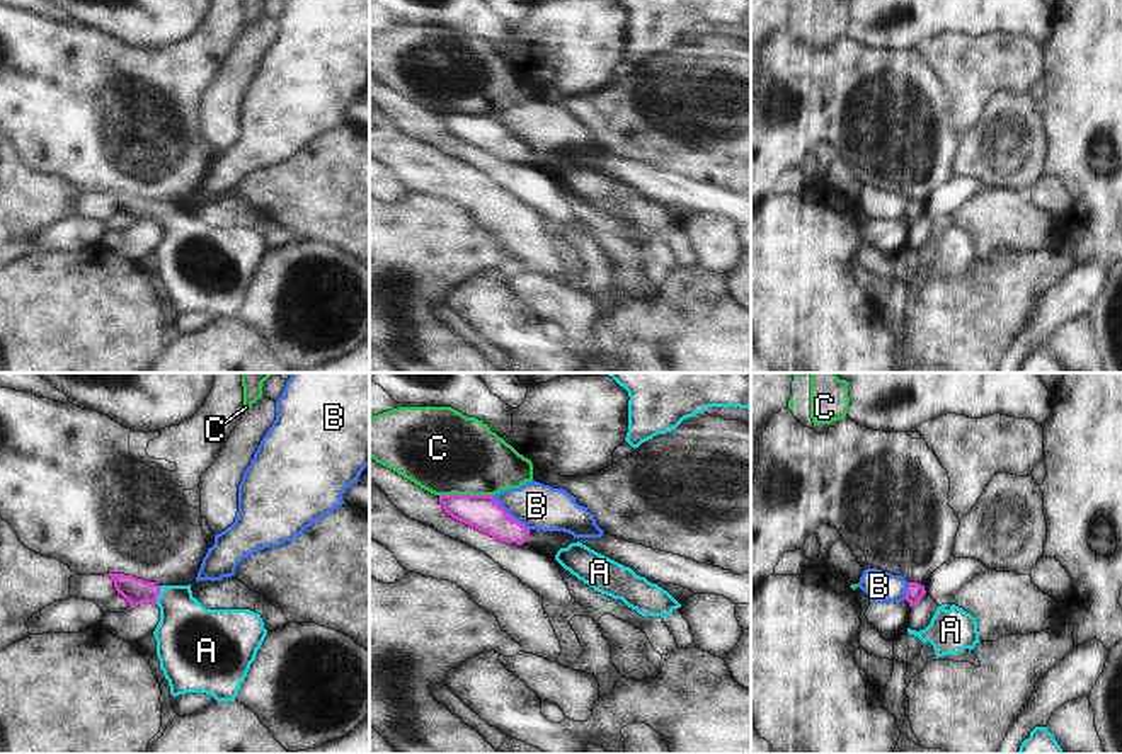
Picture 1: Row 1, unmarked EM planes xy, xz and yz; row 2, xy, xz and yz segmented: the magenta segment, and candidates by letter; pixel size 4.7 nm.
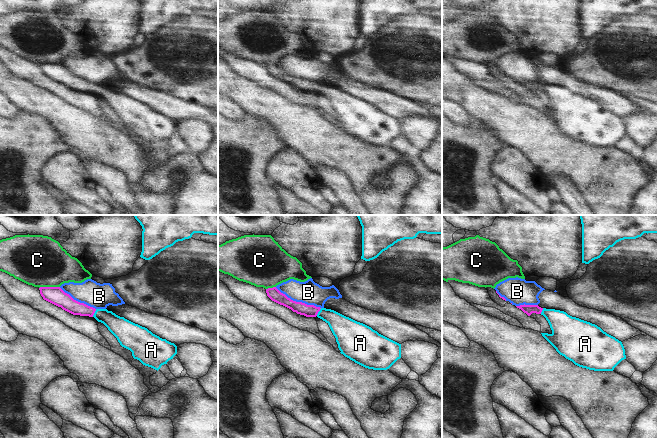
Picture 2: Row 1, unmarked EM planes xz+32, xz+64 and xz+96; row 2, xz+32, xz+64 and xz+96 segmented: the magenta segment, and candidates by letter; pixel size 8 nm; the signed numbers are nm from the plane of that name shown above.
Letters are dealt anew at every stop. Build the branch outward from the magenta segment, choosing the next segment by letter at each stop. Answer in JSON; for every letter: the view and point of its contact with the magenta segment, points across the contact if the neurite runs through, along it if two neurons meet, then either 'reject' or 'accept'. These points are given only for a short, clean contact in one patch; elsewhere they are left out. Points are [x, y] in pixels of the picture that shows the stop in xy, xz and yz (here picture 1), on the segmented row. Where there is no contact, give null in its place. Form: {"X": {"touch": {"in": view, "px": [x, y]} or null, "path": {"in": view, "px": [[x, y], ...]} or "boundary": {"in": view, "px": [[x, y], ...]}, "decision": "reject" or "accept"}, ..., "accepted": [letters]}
{"A": {"touch": {"in": "xy", "px": [159, 593]}, "path": {"in": "xy", "px": [[135, 591], [159, 593], [183, 616], [188, 635]]}, "decision": "accept"}, "B": {"touch": {"in": "xz", "px": [508, 514]}, "boundary": {"in": "xz", "px": [[491, 496], [528, 530]]}, "decision": "reject"}, "C": {"touch": {"in": "xz", "px": [465, 496]}, "decision": "reject"}, "accepted": ["A"]}

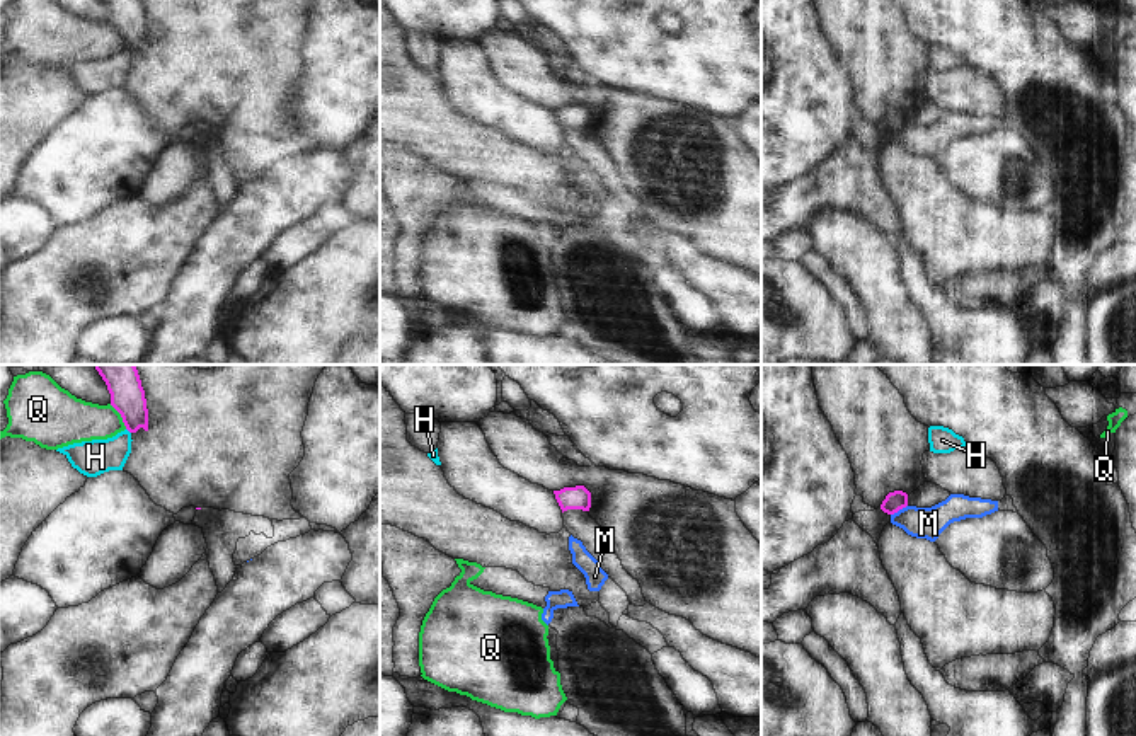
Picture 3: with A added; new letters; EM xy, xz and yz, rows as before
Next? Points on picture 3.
{"H": {"touch": {"in": "xy", "px": [128, 430]}, "decision": "reject"}, "M": {"touch": {"in": "yz", "px": [898, 510]}, "boundary": {"in": "yz", "px": [[906, 505], [891, 515]]}, "decision": "reject"}, "Q": {"touch": {"in": "xy", "px": [121, 416]}, "decision": "reject"}, "accepted": []}

